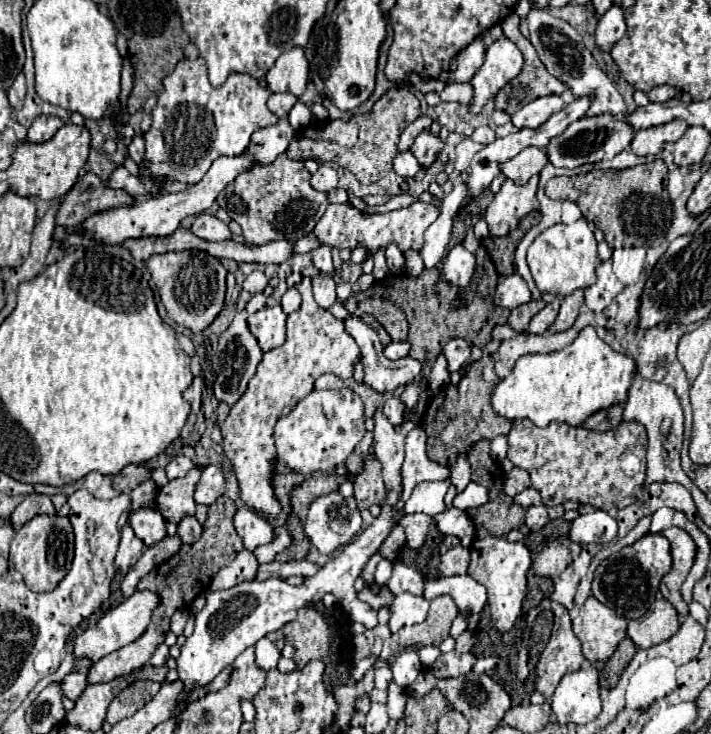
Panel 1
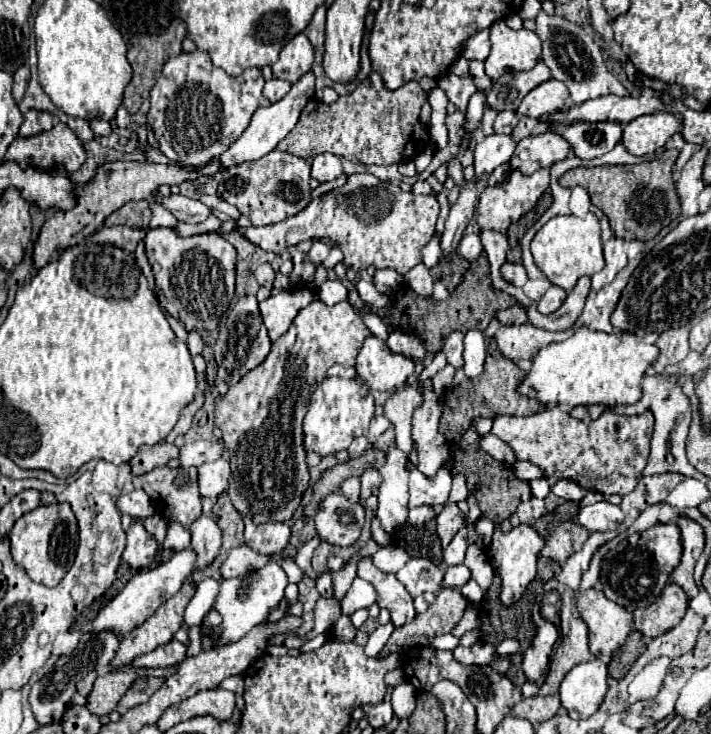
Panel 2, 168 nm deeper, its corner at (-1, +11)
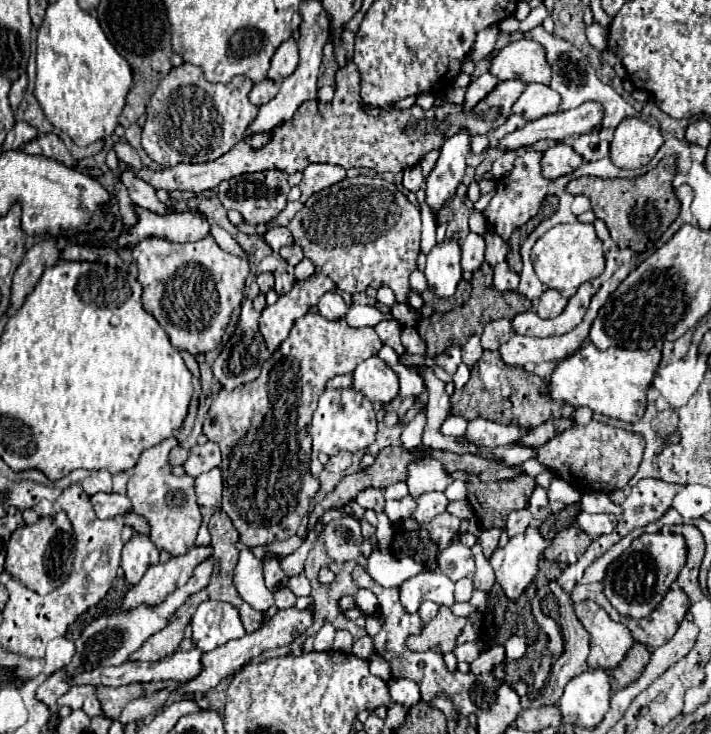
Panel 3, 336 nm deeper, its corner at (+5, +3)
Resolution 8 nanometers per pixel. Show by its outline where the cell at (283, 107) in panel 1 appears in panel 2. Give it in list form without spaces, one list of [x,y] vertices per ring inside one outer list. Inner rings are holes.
[[[273,78],[273,80],[269,80],[269,82],[265,84],[263,94],[265,94],[271,102],[277,102],[277,100],[281,100],[289,90],[291,90],[291,84],[289,84],[289,82]]]

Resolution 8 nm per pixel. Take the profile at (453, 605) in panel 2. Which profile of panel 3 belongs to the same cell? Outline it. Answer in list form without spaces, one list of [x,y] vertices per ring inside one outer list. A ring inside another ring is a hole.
[[[441,606],[439,614],[429,624],[423,626],[423,632],[419,636],[407,638],[407,646],[415,652],[433,650],[439,654],[447,654],[457,646],[457,636],[467,624],[473,624],[475,628],[479,628],[481,614],[473,612],[467,618],[459,618],[459,616],[453,616],[447,606]]]

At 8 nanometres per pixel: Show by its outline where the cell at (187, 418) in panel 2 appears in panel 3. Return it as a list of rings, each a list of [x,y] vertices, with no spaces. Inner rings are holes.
[[[170,437],[153,448],[147,448],[141,454],[129,478],[127,496],[133,504],[131,510],[147,520],[151,528],[149,540],[157,546],[157,550],[165,550],[171,556],[181,556],[195,544],[195,536],[201,526],[201,512],[197,506],[195,488],[193,488],[195,480],[191,476],[173,476],[171,472],[169,452],[175,446],[177,446],[177,440],[175,437]]]

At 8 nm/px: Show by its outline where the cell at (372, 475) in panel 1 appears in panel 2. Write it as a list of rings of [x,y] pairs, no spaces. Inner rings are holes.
[[[367,468],[361,474],[361,502],[365,502],[371,494],[375,494],[379,484],[381,484],[381,474],[375,468]]]

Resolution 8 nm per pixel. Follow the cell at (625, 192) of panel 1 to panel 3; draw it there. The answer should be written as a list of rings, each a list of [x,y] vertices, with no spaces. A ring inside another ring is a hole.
[[[669,156],[669,158],[659,160],[659,164],[643,176],[611,178],[611,180],[603,180],[603,178],[595,178],[595,176],[583,176],[583,178],[571,180],[567,184],[567,192],[575,194],[575,196],[583,194],[591,200],[595,216],[607,224],[611,238],[617,244],[627,246],[635,252],[645,252],[647,248],[651,248],[661,238],[661,234],[679,216],[681,204],[679,204],[675,190],[671,186],[673,176],[675,176],[675,158]]]

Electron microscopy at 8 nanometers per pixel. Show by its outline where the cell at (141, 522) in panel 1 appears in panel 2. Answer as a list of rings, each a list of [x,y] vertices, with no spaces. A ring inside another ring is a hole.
[[[135,490],[131,494],[121,494],[117,498],[117,506],[123,514],[129,514],[131,518],[137,518],[137,520],[145,520],[155,514],[151,498],[143,490]]]

